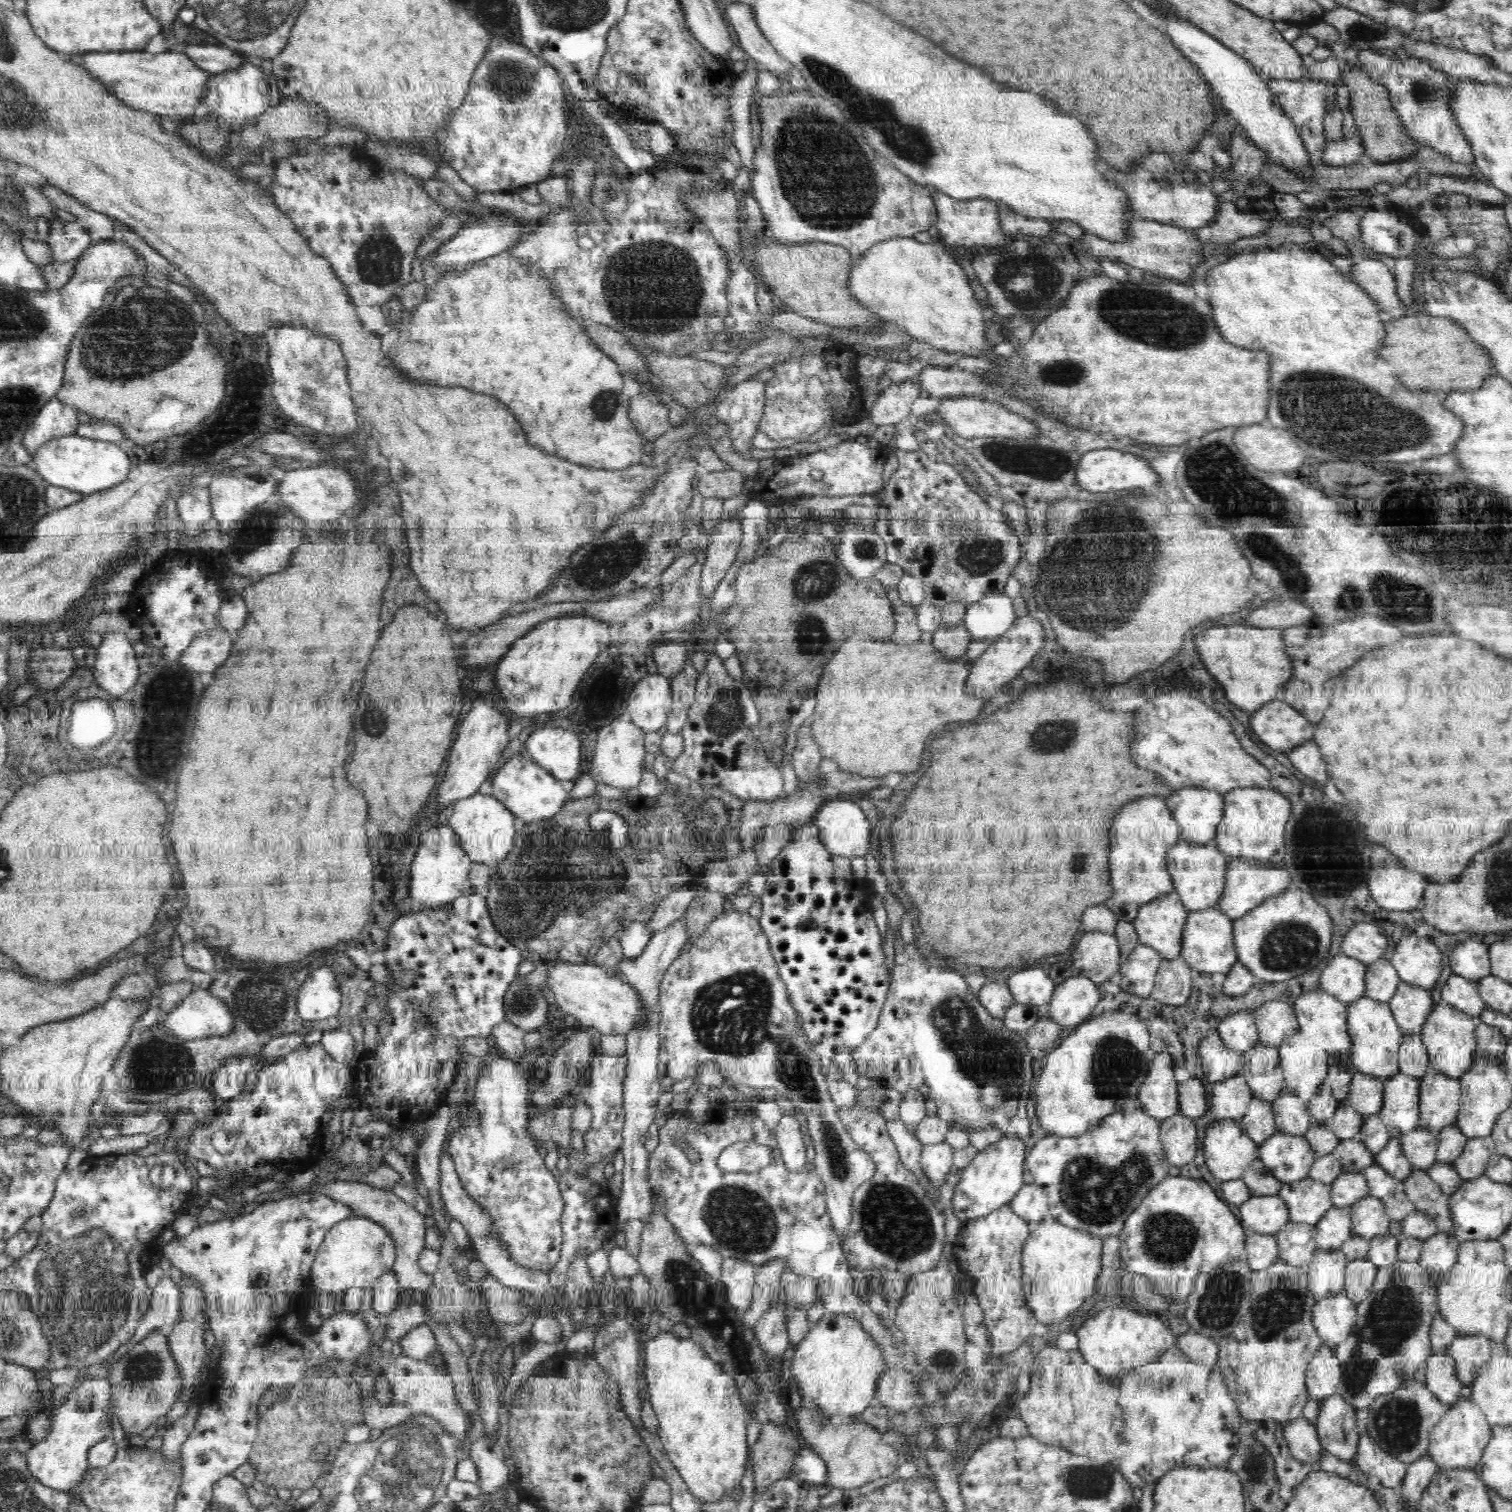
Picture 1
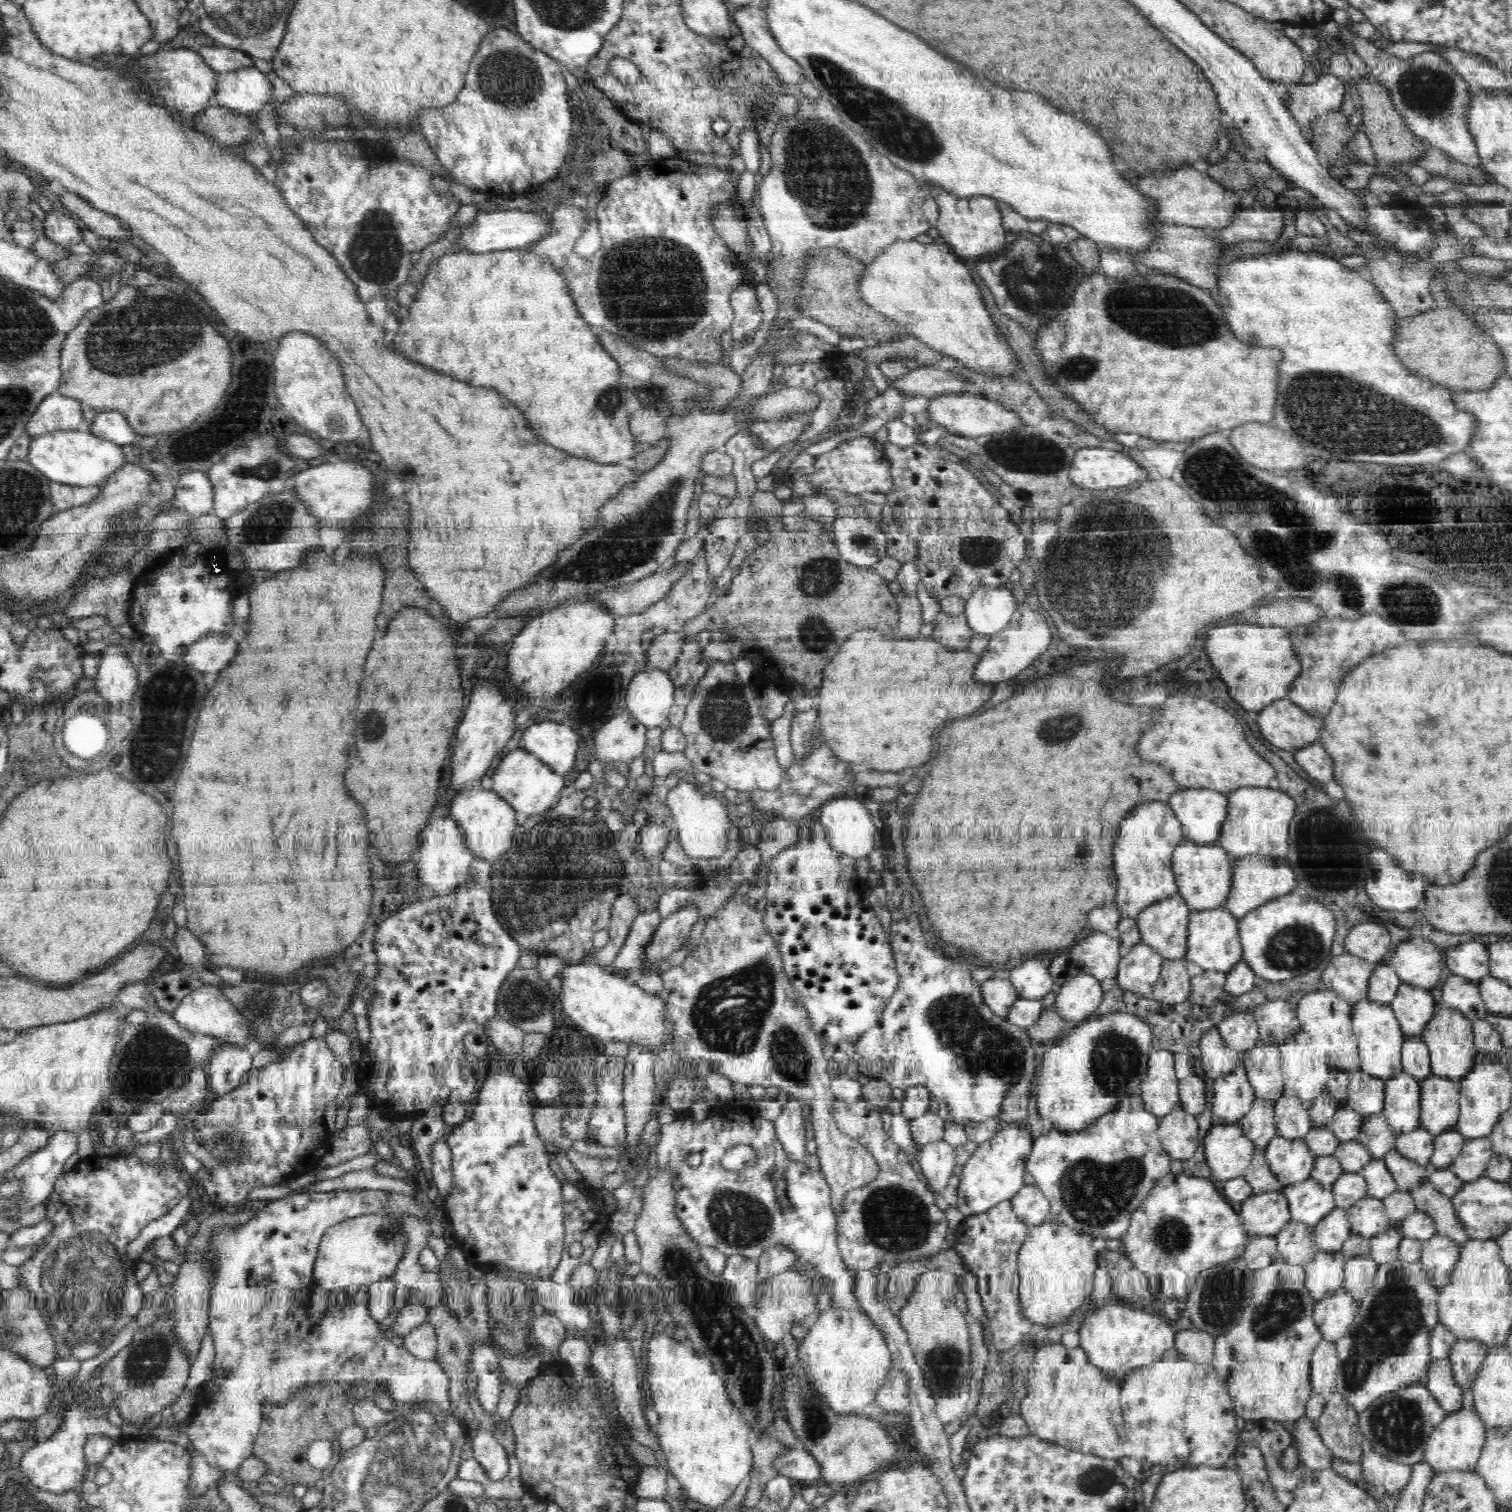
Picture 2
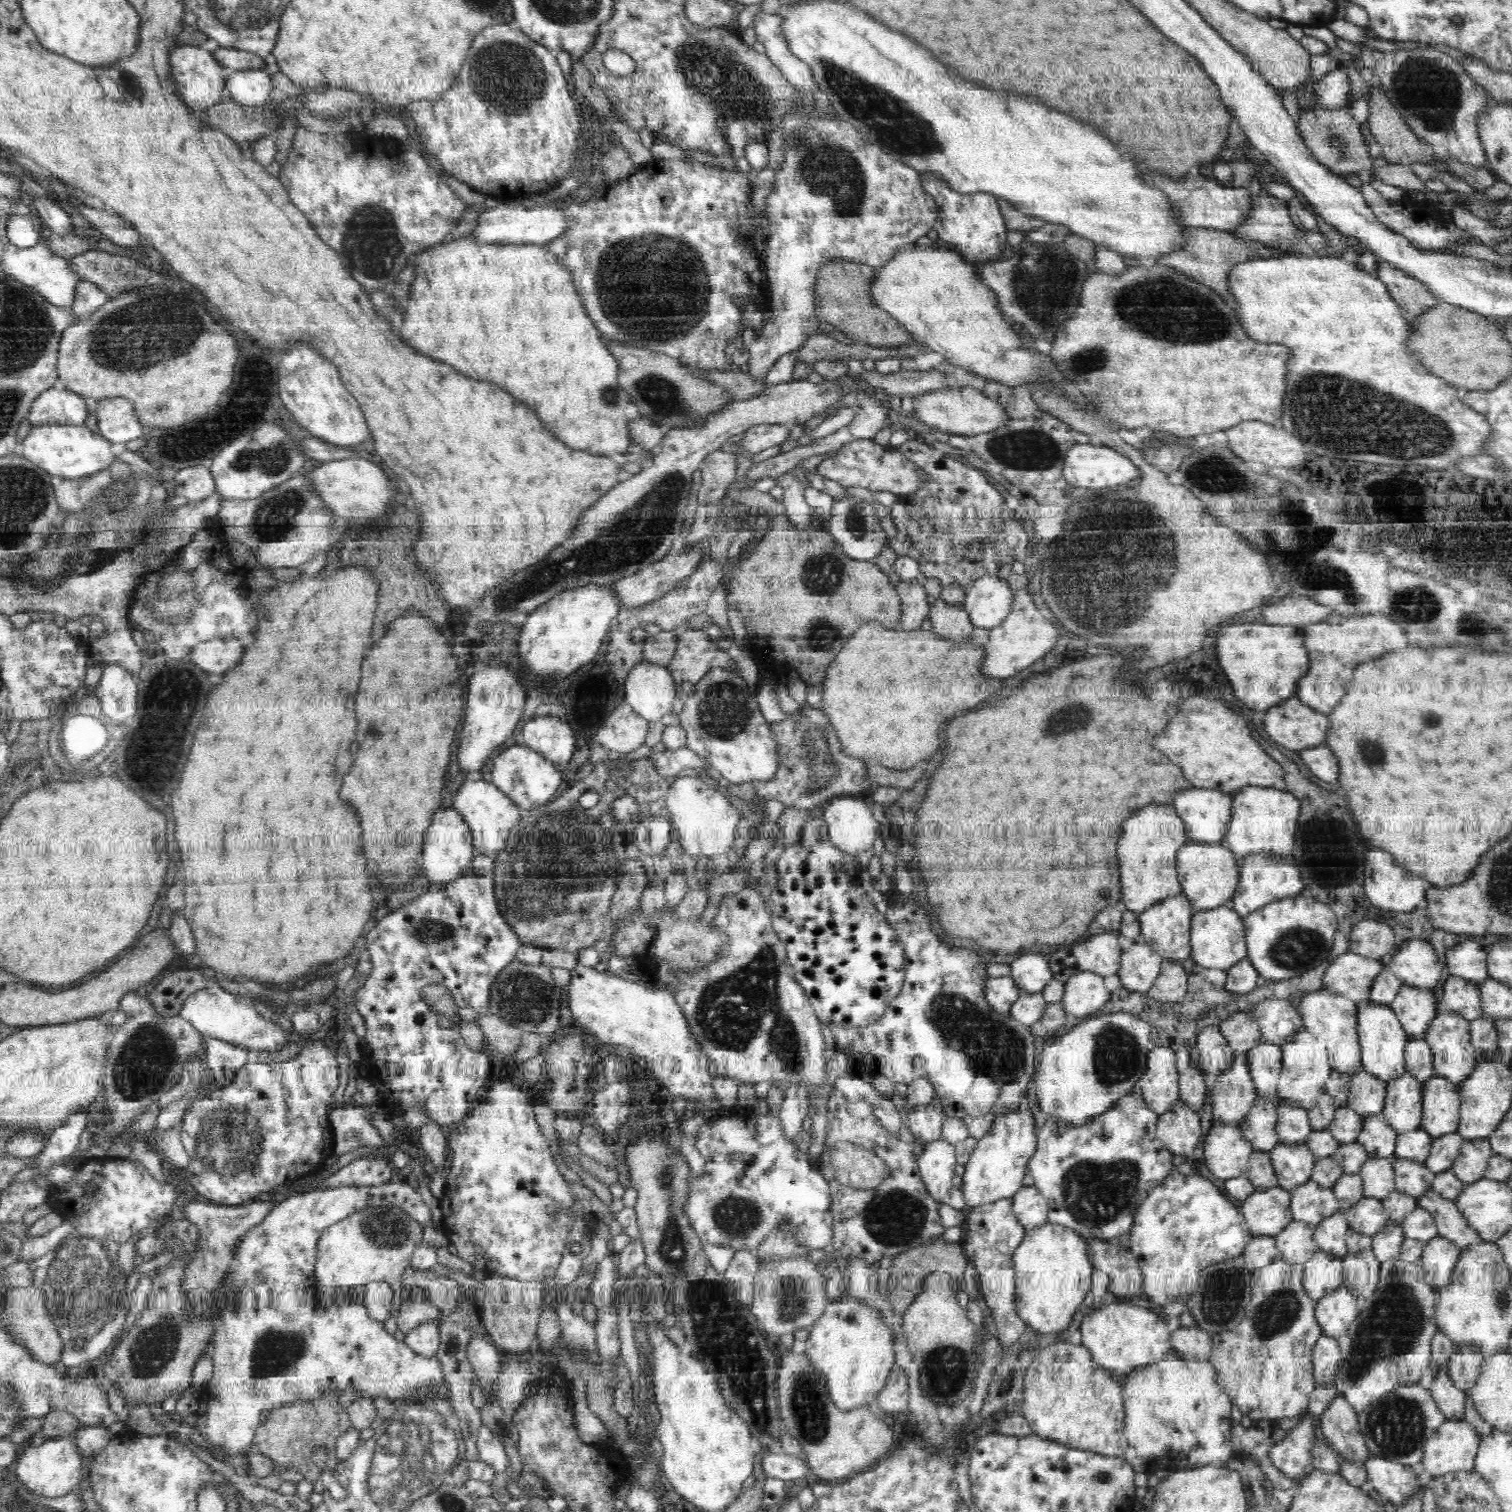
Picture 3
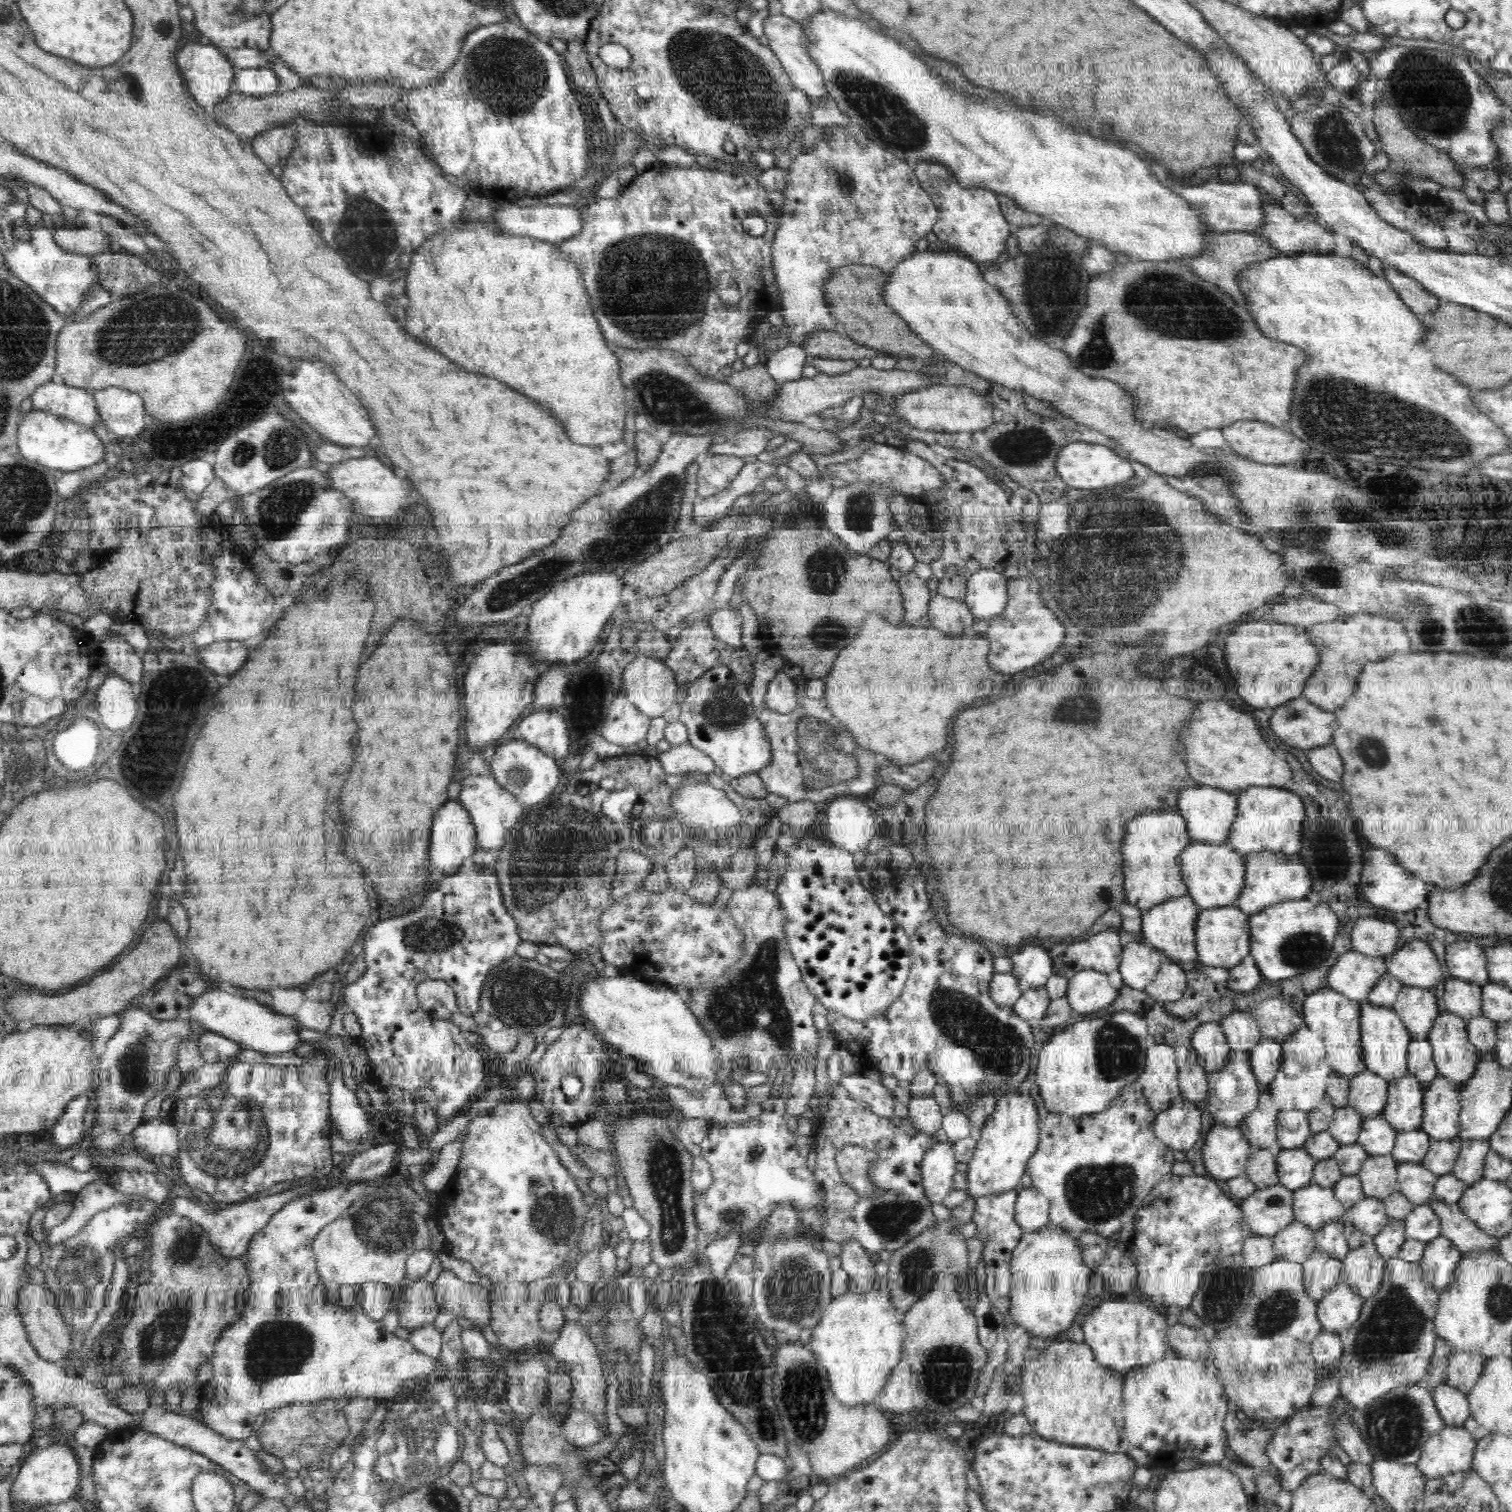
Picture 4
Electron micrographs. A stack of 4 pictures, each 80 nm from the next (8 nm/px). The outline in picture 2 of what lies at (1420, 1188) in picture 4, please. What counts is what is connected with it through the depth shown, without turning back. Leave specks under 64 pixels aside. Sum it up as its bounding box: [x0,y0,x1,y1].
[1382,1150,1430,1191]

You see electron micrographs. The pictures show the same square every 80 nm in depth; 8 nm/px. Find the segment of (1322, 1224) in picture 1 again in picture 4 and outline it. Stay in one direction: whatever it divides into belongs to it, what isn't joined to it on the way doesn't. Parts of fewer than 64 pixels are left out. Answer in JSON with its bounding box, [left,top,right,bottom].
[1314,1219,1351,1260]

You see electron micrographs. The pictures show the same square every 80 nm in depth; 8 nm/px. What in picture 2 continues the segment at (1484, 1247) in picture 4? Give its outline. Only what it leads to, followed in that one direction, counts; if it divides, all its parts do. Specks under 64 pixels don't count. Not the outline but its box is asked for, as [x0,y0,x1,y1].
[1409,1182,1469,1245]

